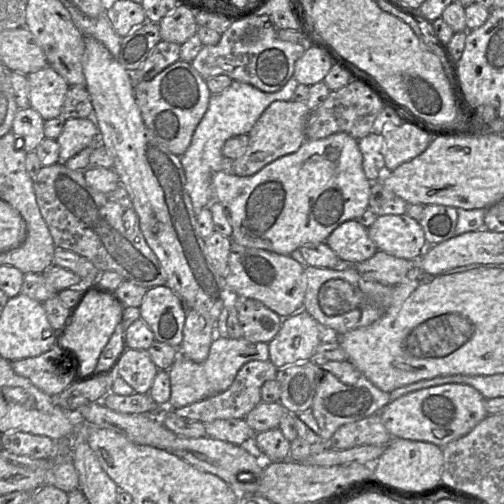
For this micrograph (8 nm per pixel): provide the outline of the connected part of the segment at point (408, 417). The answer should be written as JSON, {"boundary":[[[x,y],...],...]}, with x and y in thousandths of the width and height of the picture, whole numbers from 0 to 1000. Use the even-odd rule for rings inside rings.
{"boundary":[[[879,762],[819,776],[776,796],[754,815],[754,829],[778,867],[853,877],[877,889],[931,859],[968,823],[960,796],[937,766]]]}

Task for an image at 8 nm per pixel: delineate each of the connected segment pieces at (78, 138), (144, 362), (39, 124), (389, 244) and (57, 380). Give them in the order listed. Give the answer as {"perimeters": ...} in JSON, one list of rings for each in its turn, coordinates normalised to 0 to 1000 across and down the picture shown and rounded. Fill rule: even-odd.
{"perimeters":[[[[185,232],[133,236],[111,278],[119,294],[115,323],[127,325],[161,298],[196,282],[196,258]]],[[[258,690],[242,704],[228,734],[276,782],[296,780],[313,736],[292,694]]],[[[60,210],[36,216],[28,230],[22,260],[34,274],[36,296],[46,296],[58,304],[69,300],[89,274],[87,238]]],[[[806,423],[750,429],[730,466],[750,496],[804,514],[831,510],[851,488],[831,438]]],[[[109,685],[77,706],[20,718],[32,742],[58,752],[75,772],[109,788],[149,756],[147,708],[133,700]]]]}

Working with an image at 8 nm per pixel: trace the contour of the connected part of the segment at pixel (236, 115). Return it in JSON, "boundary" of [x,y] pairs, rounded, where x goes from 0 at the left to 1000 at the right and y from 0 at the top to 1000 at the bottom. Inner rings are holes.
{"boundary":[[[579,151],[556,179],[522,183],[496,167],[462,159],[440,183],[419,188],[413,214],[383,264],[375,292],[357,310],[387,431],[403,413],[429,399],[423,395],[421,351],[429,341],[442,337],[444,284],[464,270],[492,266],[540,202],[579,198],[591,167],[587,155]]]}

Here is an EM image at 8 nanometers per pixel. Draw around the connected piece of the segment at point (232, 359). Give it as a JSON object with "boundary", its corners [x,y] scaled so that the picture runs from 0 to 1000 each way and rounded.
{"boundary":[[[427,667],[411,712],[389,720],[355,704],[333,734],[339,764],[339,786],[331,808],[347,813],[401,796],[448,776],[466,754],[482,724],[496,716],[534,714],[534,687],[526,679],[498,679],[484,669],[460,673]]]}

